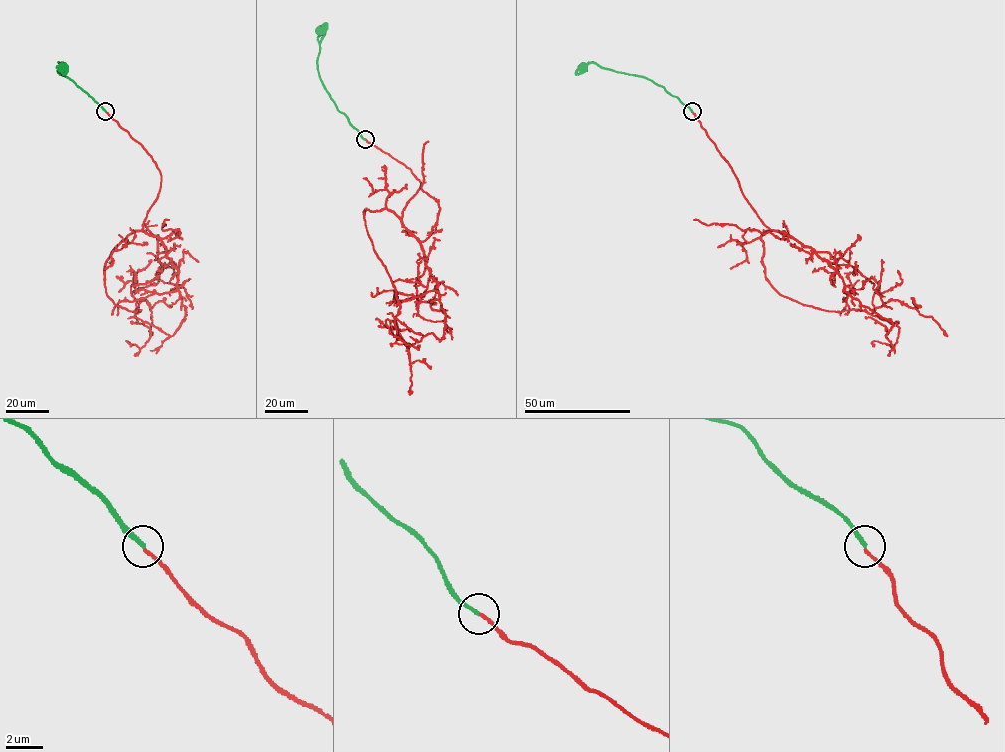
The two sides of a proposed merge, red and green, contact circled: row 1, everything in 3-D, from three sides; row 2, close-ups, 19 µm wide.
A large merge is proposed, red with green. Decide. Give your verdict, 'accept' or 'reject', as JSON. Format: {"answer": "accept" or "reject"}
{"answer": "reject"}

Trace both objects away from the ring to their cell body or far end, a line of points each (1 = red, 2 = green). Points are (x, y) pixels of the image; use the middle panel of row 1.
1: (365, 139), (420, 182), (401, 218), (364, 213), (399, 304), (396, 342), (409, 346), (391, 322)
2: (365, 139), (337, 110), (322, 83), (317, 63), (324, 34), (321, 29)

